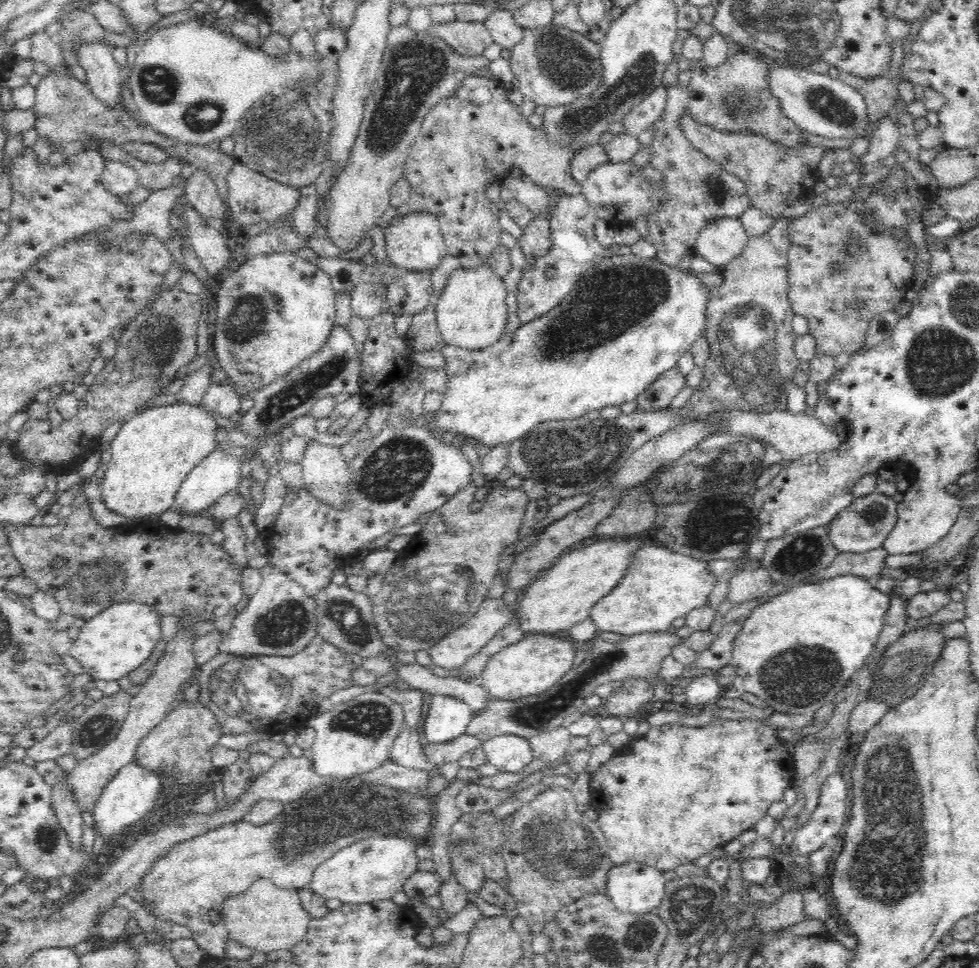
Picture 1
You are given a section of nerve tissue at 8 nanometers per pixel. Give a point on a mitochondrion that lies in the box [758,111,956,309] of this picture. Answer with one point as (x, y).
(867, 256)

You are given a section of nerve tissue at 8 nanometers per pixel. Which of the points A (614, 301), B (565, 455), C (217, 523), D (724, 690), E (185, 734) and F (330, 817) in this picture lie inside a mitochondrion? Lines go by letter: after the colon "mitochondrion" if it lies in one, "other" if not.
A: mitochondrion
B: mitochondrion
C: other
D: other
E: mitochondrion
F: mitochondrion

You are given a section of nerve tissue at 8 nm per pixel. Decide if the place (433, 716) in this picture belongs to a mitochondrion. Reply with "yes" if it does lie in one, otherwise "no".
no

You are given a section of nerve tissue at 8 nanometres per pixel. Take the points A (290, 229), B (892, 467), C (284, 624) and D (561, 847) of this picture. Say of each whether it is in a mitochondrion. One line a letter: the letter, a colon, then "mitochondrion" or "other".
A: other
B: other
C: mitochondrion
D: mitochondrion

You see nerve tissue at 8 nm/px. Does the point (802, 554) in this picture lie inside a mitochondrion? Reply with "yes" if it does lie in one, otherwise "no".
yes

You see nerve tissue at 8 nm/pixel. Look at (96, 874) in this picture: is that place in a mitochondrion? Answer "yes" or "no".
no

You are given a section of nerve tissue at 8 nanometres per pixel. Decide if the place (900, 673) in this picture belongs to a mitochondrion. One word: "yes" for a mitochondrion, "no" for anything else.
yes

